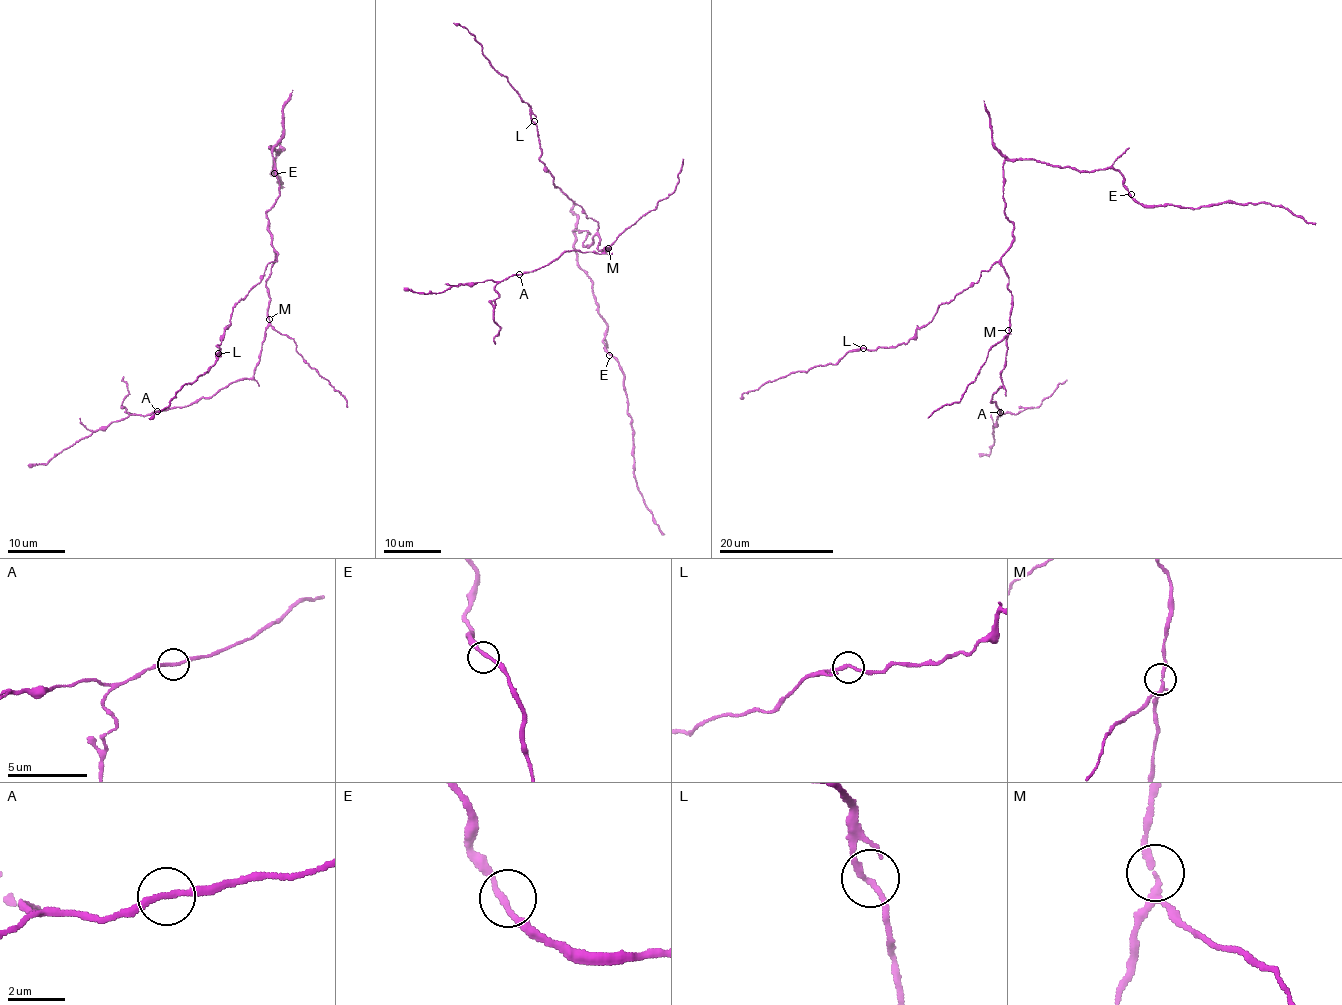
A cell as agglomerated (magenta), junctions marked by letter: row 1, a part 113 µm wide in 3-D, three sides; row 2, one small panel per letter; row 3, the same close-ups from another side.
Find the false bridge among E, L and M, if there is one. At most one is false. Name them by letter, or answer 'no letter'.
no letter

